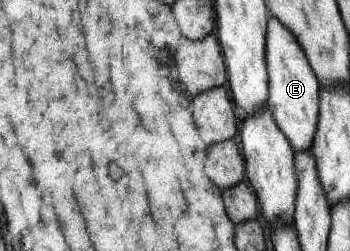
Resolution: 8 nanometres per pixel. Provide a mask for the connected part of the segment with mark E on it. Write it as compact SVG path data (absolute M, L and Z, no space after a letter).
M269 18L265 38L268 73L267 108L272 111L276 125L288 137L295 153L307 151L311 149L319 118L320 83L317 82L300 43L277 18Z

